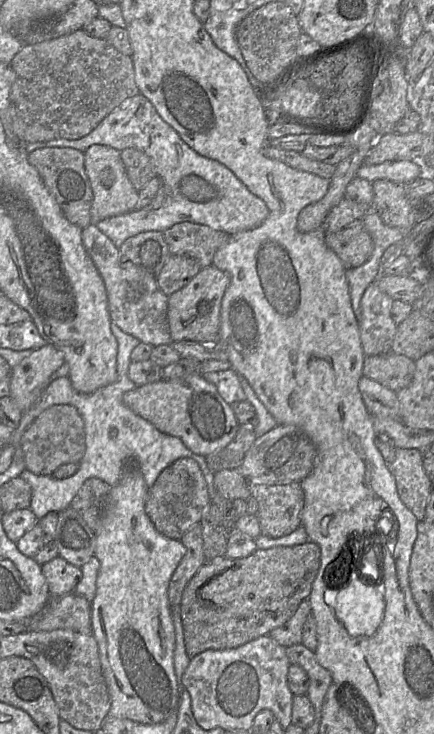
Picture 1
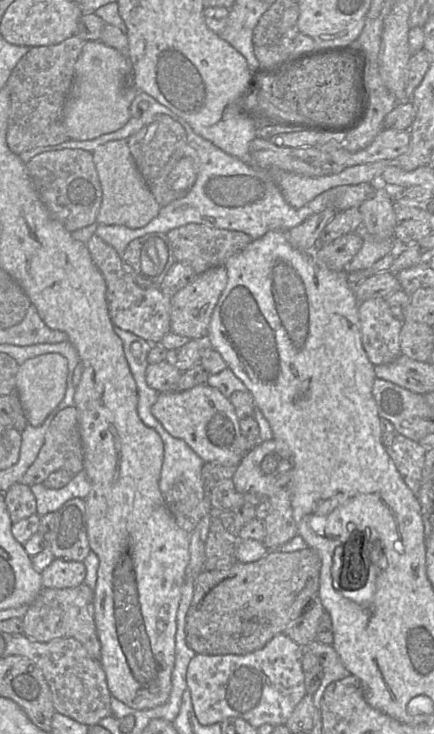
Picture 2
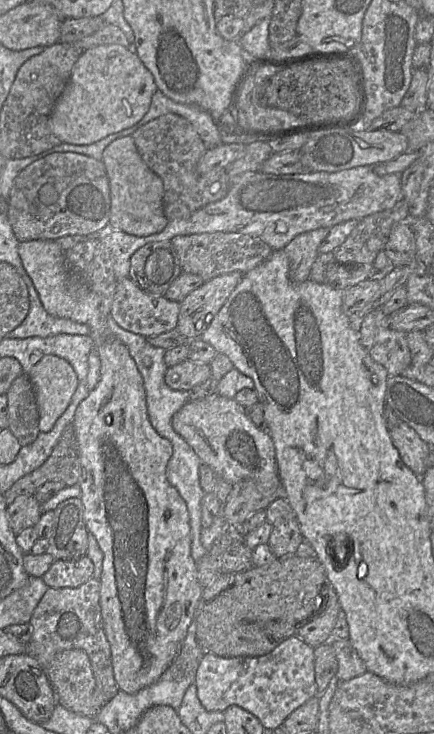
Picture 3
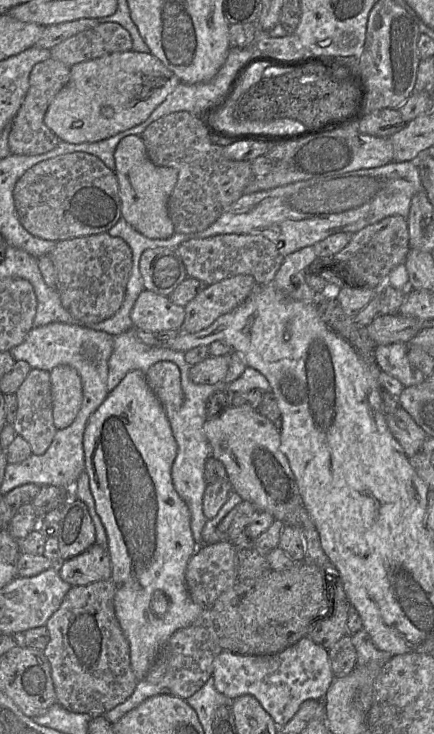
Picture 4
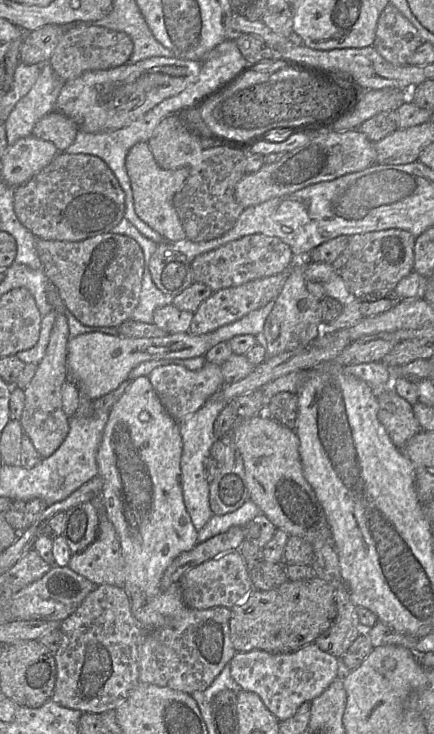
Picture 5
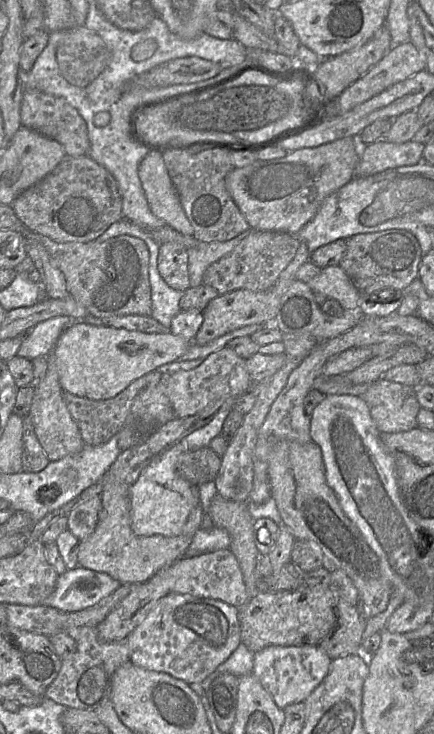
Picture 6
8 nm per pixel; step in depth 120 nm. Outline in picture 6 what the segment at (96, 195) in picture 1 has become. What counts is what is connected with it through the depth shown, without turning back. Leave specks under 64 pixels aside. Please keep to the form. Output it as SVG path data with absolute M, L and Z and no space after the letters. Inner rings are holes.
M154 148L149 150L139 164L138 175L151 212L178 232L194 236L161 151Z

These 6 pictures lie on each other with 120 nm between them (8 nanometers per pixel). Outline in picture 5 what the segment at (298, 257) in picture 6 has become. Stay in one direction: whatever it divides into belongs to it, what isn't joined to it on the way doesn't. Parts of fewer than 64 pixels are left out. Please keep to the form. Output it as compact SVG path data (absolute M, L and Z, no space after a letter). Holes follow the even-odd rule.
M288 269L274 276L256 279L239 286L214 291L193 313L193 319L188 332L194 335L211 333L273 302L281 292L287 275Z

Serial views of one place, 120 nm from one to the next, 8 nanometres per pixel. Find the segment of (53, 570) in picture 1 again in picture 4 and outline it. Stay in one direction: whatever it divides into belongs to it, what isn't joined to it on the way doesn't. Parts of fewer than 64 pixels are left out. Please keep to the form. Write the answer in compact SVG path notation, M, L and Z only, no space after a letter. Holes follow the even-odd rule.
M96 543L85 552L56 565L60 577L72 587L110 580L112 571L107 548Z

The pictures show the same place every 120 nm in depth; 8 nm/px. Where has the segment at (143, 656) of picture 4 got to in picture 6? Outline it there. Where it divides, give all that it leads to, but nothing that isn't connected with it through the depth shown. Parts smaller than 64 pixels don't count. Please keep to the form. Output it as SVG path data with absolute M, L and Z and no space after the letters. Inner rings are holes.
M180 441L155 457L130 485L130 519L132 531L138 536L178 536L182 533L192 508L199 503L196 487L181 478L176 471L179 457L187 451Z

